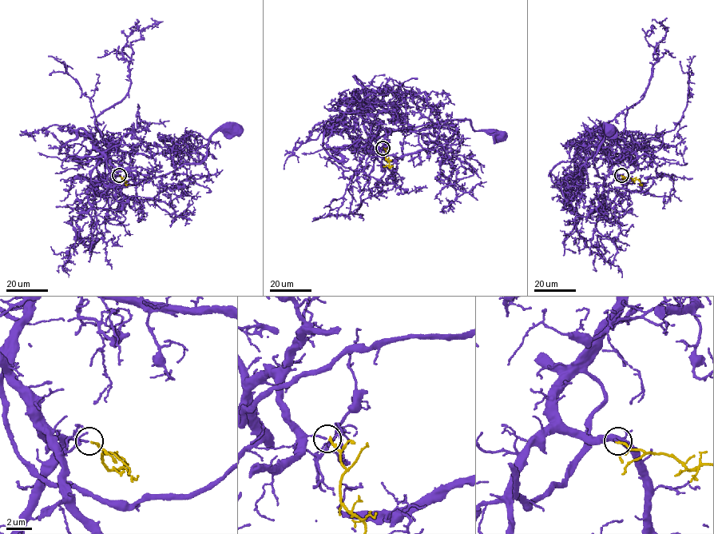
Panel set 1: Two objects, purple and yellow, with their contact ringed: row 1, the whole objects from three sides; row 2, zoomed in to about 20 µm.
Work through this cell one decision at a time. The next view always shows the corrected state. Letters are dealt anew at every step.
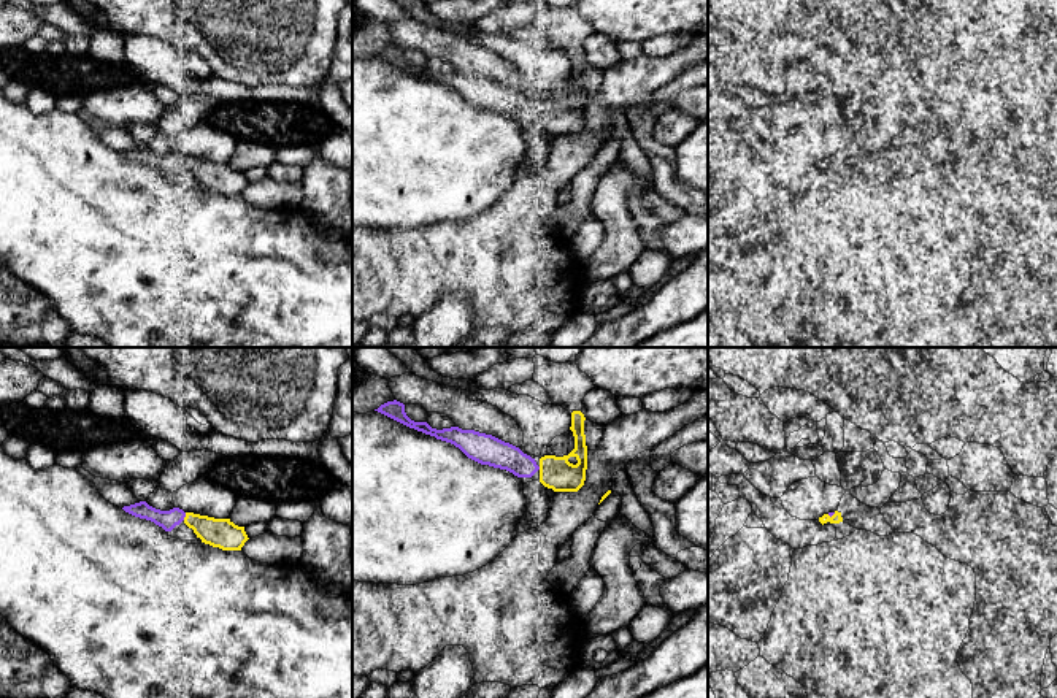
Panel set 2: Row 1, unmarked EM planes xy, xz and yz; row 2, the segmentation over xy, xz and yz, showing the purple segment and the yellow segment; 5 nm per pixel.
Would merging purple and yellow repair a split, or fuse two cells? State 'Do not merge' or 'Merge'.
Merge

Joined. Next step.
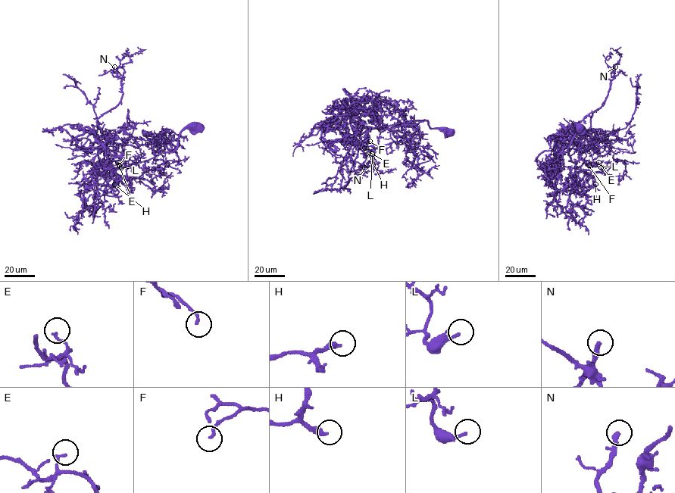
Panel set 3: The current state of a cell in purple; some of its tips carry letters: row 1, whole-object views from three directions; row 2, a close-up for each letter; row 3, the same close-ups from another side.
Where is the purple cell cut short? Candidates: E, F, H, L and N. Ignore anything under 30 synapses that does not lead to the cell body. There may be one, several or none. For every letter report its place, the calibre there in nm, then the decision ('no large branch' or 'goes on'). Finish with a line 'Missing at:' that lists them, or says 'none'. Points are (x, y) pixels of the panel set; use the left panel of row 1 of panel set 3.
E: at (117, 162); 120 nm thick; no large branch
F: at (119, 165); 160 nm thick; no large branch
H: at (114, 184); 320 nm thick; goes on
L: at (121, 167); 130 nm thick; no large branch
N: at (114, 67); 280 nm thick; goes on
Missing at: H, N

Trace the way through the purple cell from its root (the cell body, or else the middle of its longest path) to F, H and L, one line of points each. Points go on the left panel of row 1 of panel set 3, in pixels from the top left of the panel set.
F: (199, 128), (185, 127), (173, 151), (160, 152), (126, 167), (110, 166), (104, 152), (119, 165)
H: (199, 128), (185, 127), (173, 151), (160, 152), (126, 167), (110, 166), (104, 152), (120, 176), (114, 184)
L: (199, 128), (185, 127), (173, 151), (160, 152), (126, 167), (110, 166), (104, 152), (121, 167)

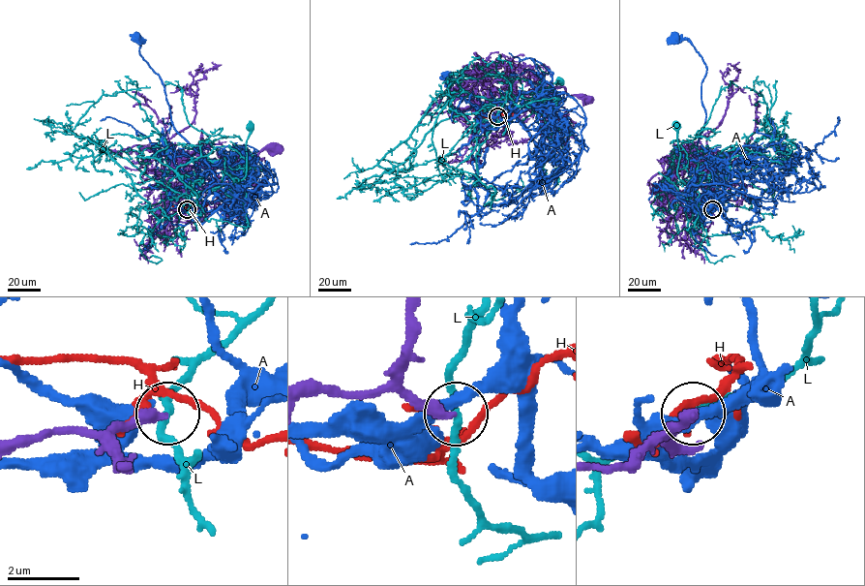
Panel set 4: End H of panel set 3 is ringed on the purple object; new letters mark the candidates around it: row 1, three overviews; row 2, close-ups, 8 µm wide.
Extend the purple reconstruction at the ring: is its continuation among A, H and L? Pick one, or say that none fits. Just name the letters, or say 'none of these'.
none of these

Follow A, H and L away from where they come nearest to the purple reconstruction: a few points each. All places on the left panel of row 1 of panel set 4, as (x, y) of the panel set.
A: (186, 209), (193, 208), (199, 225), (213, 181), (211, 169), (173, 127), (164, 86), (140, 54), (136, 37)
H: (186, 209), (195, 210), (207, 204)
L: (187, 209), (191, 203), (189, 199), (199, 192), (229, 185), (245, 176), (250, 127)

